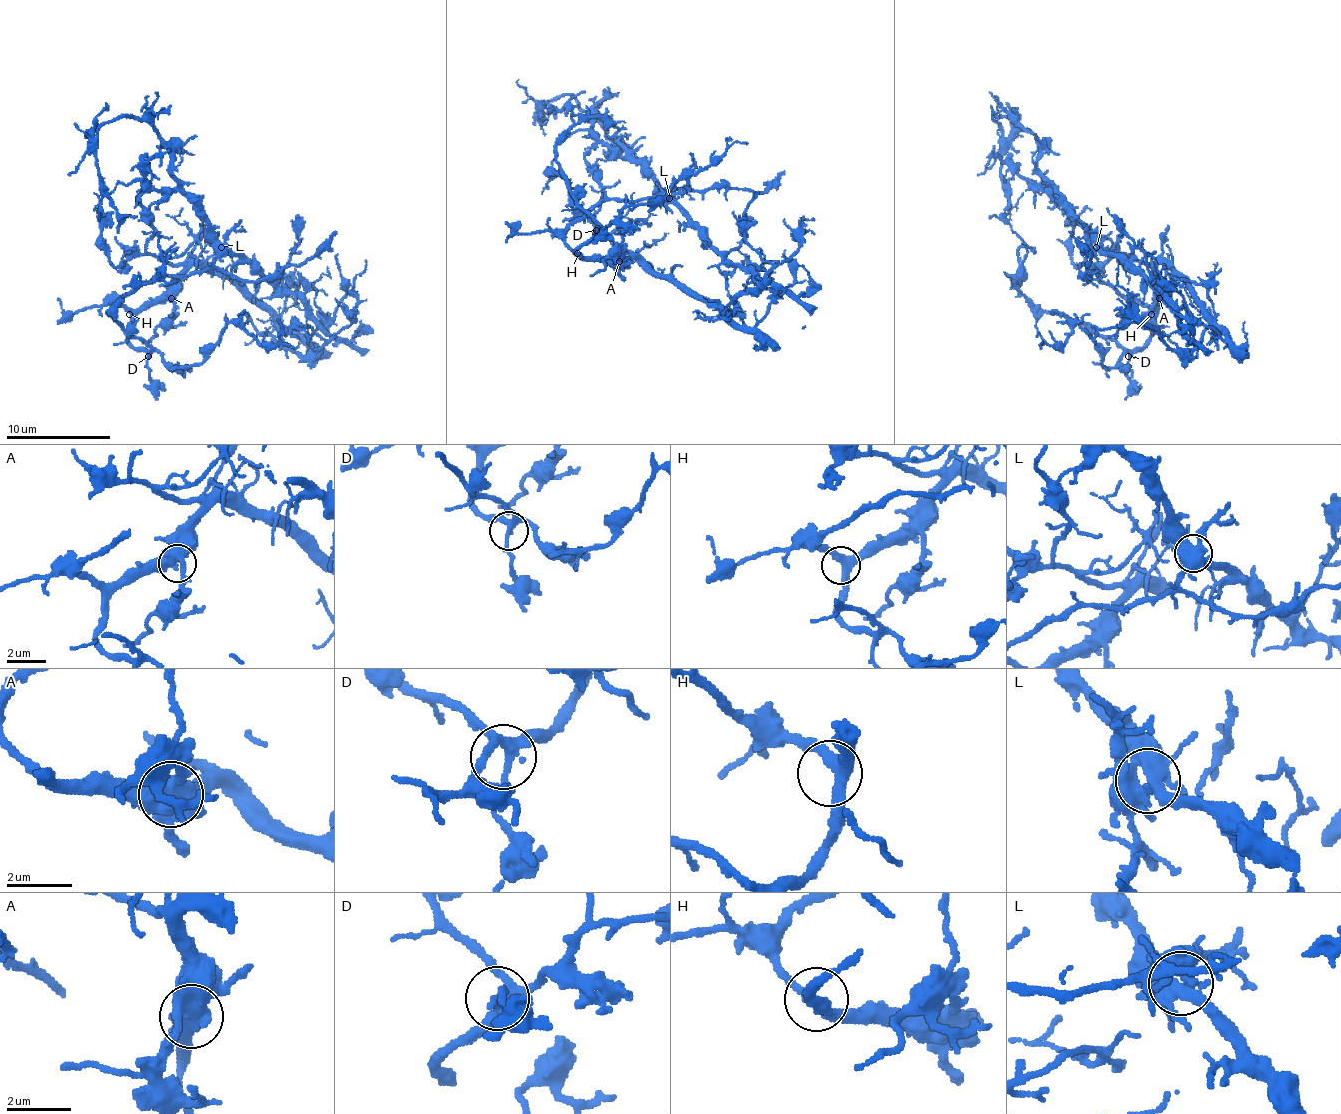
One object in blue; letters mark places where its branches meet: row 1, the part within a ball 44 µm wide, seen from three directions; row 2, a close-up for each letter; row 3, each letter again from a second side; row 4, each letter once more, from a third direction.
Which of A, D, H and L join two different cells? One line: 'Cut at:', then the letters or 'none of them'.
Cut at: L

